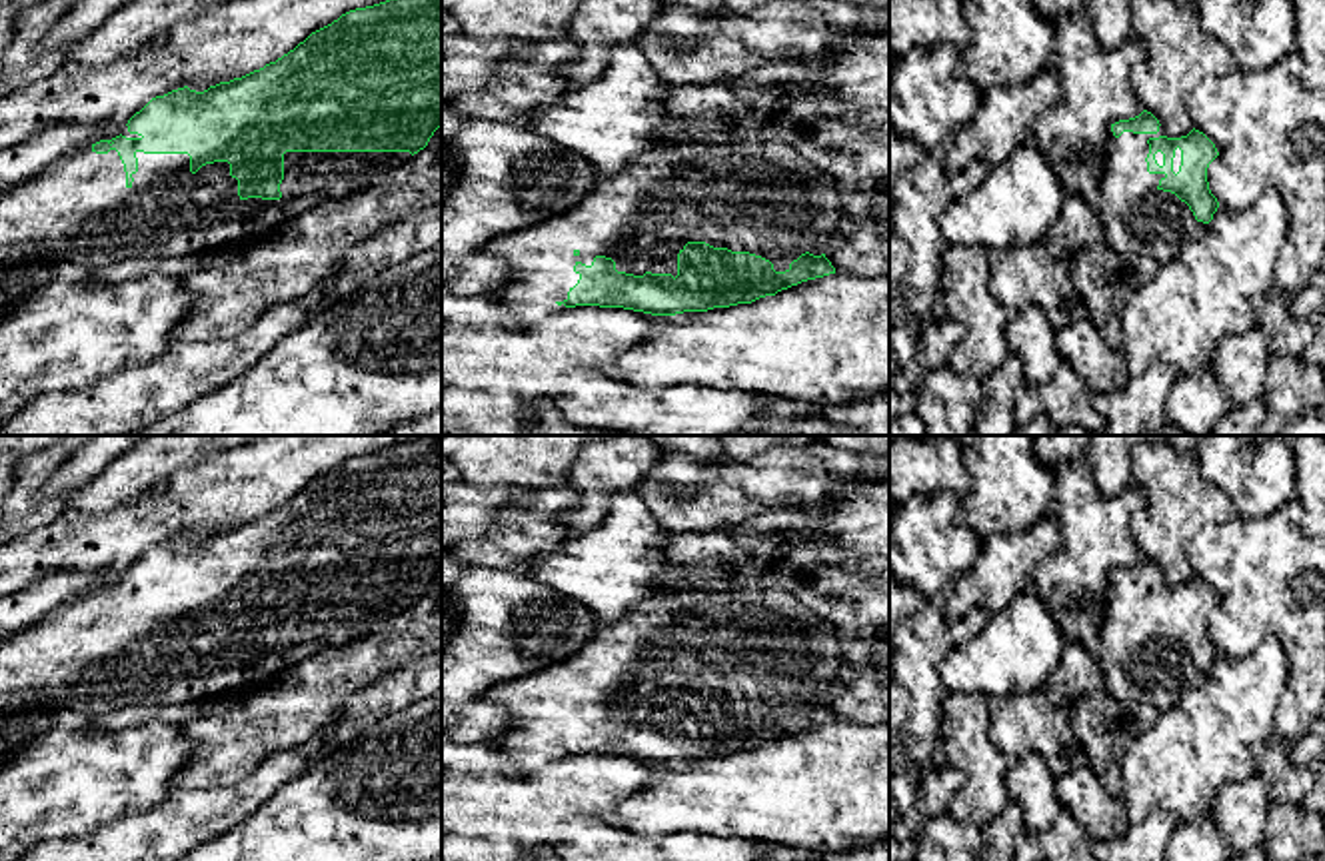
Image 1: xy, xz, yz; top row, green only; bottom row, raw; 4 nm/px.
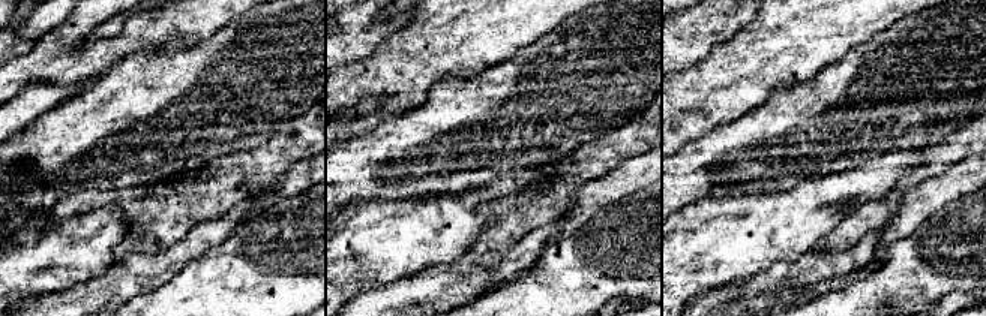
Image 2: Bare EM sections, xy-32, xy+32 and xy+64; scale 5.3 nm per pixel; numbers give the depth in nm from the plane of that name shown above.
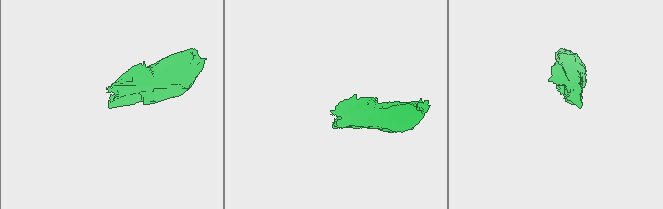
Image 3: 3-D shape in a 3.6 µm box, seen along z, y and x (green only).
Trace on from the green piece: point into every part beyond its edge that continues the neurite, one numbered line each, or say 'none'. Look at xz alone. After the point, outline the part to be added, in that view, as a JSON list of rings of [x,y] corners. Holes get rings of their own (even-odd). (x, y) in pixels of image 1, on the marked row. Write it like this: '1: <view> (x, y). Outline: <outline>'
1: xz (762, 196). Outline: [[[751,140],[741,144],[711,146],[697,142],[660,144],[642,152],[618,174],[602,176],[596,188],[568,214],[550,222],[534,224],[528,230],[512,232],[492,240],[484,252],[500,256],[510,266],[508,282],[492,296],[504,310],[524,320],[544,320],[568,308],[568,292],[578,284],[574,272],[578,262],[592,266],[596,256],[616,262],[618,272],[644,276],[677,276],[677,254],[687,242],[705,242],[713,248],[749,252],[773,264],[775,272],[789,270],[789,264],[809,252],[821,256],[831,248],[831,234],[841,220],[841,192],[833,178],[819,172],[797,150],[775,140]]]

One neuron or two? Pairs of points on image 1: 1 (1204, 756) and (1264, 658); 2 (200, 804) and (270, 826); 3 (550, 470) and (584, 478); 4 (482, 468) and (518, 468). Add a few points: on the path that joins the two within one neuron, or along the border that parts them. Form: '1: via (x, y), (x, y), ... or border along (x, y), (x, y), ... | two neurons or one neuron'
1: via (1220, 732), (1232, 720), (1240, 696), (1254, 682) | one neuron
2: border along (282, 786), (236, 826), (208, 840) | two neurons
3: border along (576, 456), (564, 480) | two neurons
4: via (490, 468), (510, 468) | one neuron

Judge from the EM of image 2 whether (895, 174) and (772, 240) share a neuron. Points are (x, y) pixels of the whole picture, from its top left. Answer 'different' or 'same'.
same

